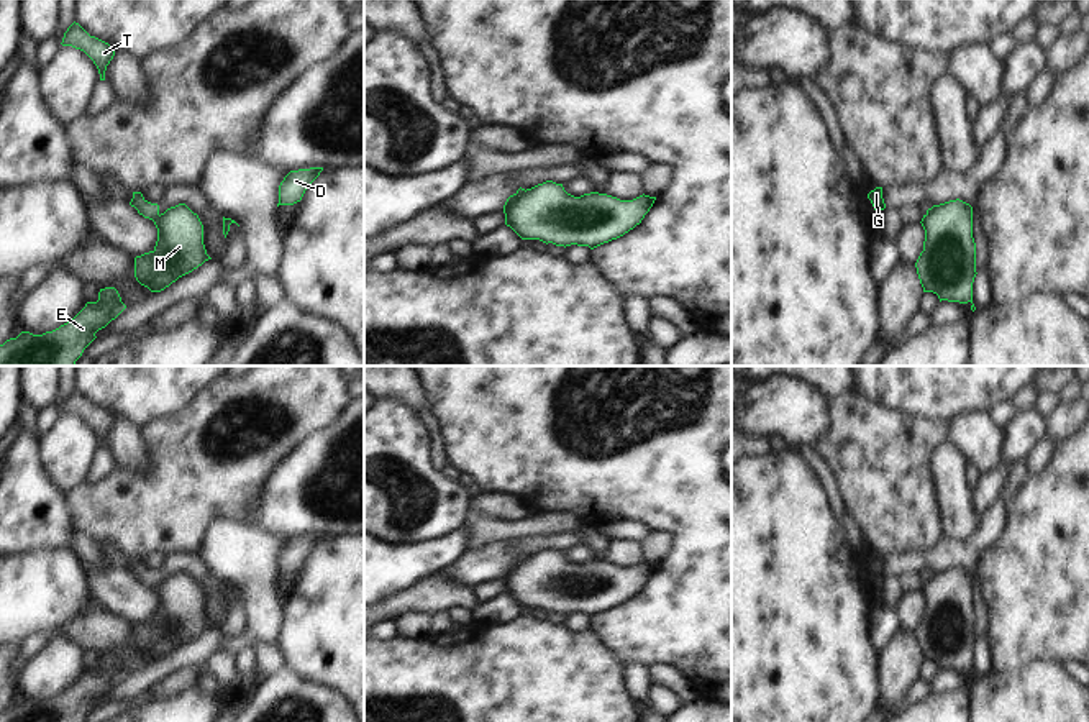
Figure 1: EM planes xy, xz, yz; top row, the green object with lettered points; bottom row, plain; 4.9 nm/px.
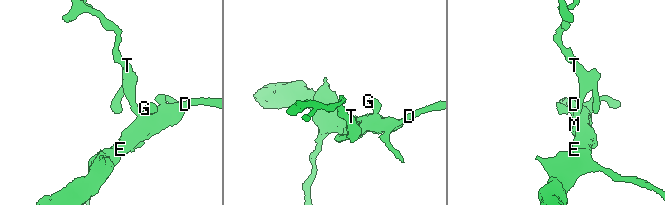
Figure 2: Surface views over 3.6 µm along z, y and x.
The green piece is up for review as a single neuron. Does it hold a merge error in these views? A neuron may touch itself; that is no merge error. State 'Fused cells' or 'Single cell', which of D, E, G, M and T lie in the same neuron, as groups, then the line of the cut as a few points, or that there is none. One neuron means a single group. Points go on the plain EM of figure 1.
Fused cells. Groups: D E G M / T. Split along xy (159, 583), (153, 588)

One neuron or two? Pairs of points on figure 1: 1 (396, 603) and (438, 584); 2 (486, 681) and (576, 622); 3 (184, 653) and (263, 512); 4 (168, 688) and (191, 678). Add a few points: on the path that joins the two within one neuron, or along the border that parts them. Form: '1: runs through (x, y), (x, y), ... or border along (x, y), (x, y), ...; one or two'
1: runs through (405, 601), (428, 594); one
2: border along (563, 624), (573, 630), (587, 629); two
3: border along (248, 525), (269, 530), (287, 540); two
4: runs through (173, 685), (186, 678); one

